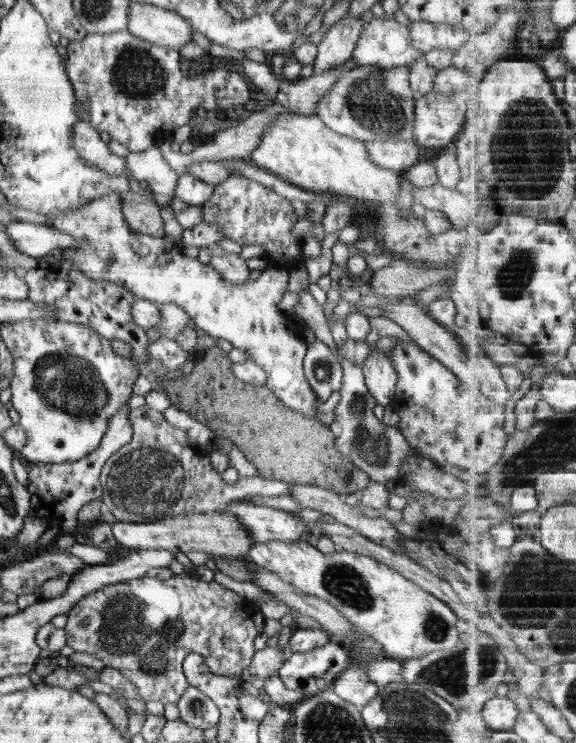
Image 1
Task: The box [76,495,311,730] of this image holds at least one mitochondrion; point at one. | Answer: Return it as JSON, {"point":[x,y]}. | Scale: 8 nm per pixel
{"point":[122,628]}

